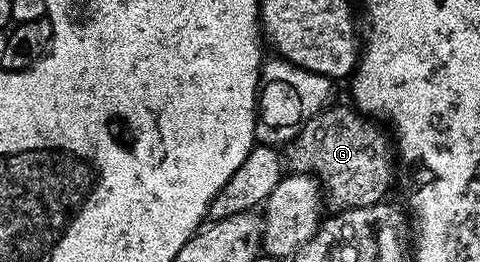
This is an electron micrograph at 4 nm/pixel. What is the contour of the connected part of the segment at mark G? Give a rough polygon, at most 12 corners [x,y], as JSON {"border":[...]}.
{"border":[[330,105],[284,148],[334,208],[382,202],[395,143],[352,106]]}

